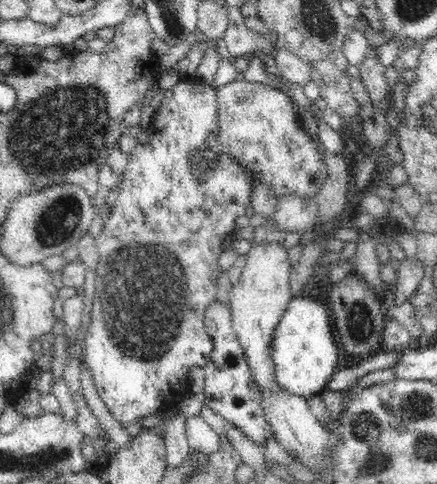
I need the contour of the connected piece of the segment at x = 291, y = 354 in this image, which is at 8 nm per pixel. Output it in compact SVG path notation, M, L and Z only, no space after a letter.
M293 298L287 305L271 342L270 353L275 380L284 387L284 391L309 400L322 393L332 376L343 366L341 350L334 340L330 324L330 313L320 300L312 298Z

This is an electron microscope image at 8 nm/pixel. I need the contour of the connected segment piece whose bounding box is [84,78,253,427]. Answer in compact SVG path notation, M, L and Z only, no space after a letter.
M182 78L169 90L164 90L162 104L155 109L155 117L152 124L147 128L149 140L146 143L136 143L135 148L127 154L128 164L124 169L120 179L120 190L116 198L111 213L104 220L104 227L99 235L95 238L99 255L99 262L95 269L95 294L93 298L93 310L91 312L90 326L84 336L86 337L85 361L86 367L92 371L94 385L97 388L99 397L107 406L109 413L114 420L122 427L128 424L134 424L138 418L154 415L164 404L174 402L186 394L189 388L189 374L192 368L204 367L211 358L213 345L208 336L205 326L206 310L216 301L217 287L216 280L219 278L218 273L221 271L218 265L218 257L224 251L224 240L230 238L236 218L246 214L246 206L251 202L251 186L253 177L251 172L245 169L245 166L236 159L220 156L216 160L215 169L206 172L203 175L203 183L198 183L194 179L194 173L190 171L190 159L188 152L198 150L203 144L210 132L219 134L218 126L218 100L217 92L212 85L201 83L194 78Z

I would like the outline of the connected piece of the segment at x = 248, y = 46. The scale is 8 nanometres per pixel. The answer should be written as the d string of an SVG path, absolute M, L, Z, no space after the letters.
M228 6L227 15L229 23L225 30L223 39L227 48L234 57L240 57L247 53L258 53L268 56L275 56L276 45L266 38L266 35L255 32L244 25L244 16L241 9Z

